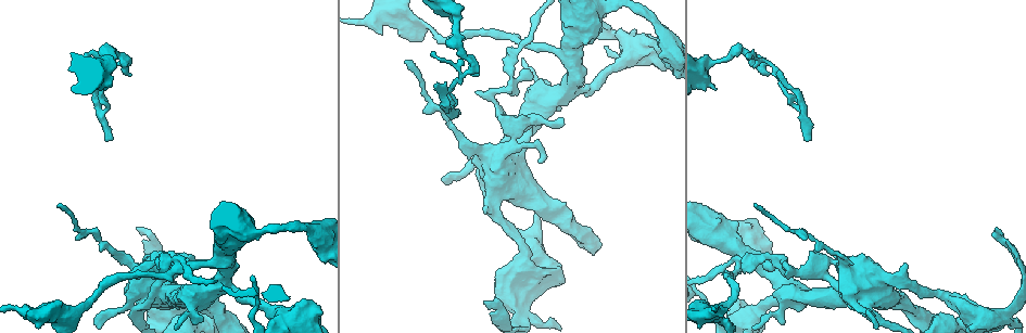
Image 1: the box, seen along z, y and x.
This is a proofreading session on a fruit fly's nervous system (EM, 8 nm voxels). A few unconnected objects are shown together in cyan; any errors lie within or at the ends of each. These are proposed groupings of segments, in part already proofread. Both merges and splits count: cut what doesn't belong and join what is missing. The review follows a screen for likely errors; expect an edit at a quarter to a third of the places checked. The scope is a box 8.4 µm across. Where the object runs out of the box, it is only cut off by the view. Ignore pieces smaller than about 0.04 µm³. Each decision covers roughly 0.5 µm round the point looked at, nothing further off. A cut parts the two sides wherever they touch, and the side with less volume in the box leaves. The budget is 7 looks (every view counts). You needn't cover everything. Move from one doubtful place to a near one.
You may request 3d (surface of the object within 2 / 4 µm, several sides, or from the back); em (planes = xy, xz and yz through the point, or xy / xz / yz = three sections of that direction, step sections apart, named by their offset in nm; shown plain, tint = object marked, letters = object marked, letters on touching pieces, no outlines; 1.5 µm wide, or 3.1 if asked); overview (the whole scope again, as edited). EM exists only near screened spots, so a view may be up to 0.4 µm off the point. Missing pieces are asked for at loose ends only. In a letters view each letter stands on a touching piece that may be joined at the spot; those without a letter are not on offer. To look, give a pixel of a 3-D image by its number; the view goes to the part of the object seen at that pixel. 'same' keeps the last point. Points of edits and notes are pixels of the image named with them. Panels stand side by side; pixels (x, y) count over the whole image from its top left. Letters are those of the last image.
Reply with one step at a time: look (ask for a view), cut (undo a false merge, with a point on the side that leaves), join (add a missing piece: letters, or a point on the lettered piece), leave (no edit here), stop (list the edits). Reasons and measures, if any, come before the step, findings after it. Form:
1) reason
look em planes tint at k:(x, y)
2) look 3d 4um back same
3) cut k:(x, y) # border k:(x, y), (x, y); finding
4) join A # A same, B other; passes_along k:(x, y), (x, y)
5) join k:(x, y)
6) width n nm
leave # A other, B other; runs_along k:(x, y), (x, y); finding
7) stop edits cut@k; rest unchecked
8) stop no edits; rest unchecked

free end
look em planes tint at 1:(130, 73)

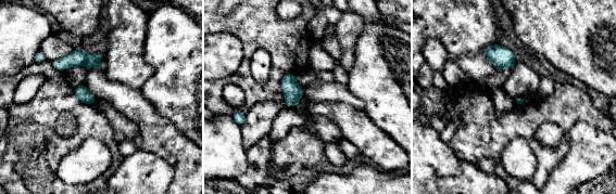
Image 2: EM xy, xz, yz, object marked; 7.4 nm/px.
look em planes letters same

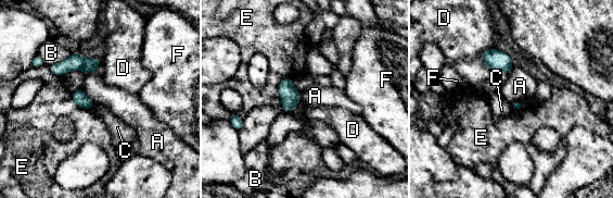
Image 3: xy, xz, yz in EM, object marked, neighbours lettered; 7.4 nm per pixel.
cut 3:(76, 61) # A other, B other, C other, D other, E other, F other; border 3:(85, 61), (79, 69); a second cell is stuck on

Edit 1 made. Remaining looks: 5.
look overview

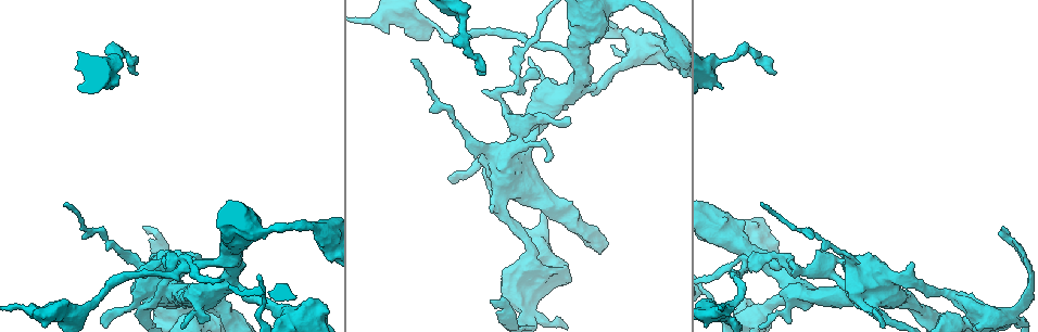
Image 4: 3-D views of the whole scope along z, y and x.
an open end
look 3d 2um at 4:(570, 119)

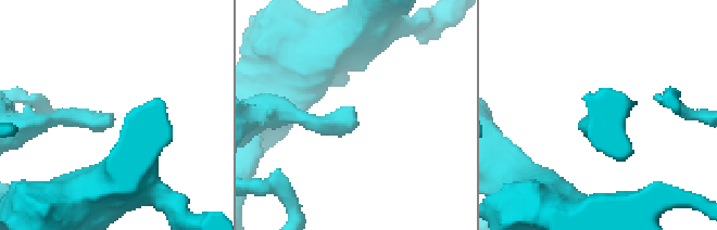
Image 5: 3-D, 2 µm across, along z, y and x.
look em planes letters at 5:(113, 117)

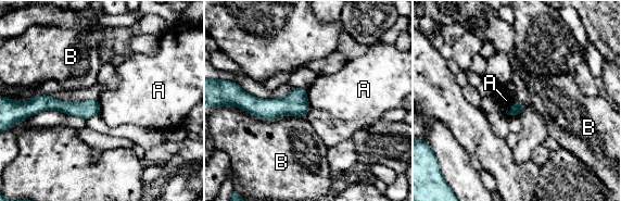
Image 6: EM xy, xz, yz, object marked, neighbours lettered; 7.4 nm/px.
leave # A other, B other; runs_along 6:(243, 99), (256, 107), (306, 107); none of them fits

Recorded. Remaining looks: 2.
stop edits cut@3; rest unchecked

